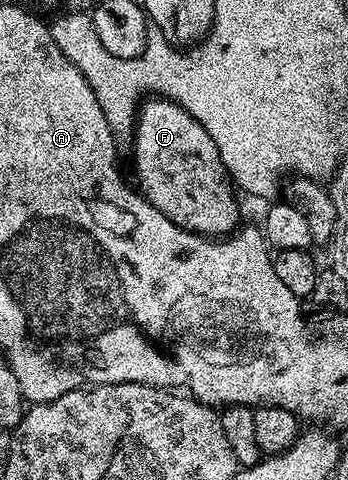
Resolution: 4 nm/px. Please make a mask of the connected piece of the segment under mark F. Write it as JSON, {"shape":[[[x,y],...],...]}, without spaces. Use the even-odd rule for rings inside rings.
{"shape":[[[146,98],[137,112],[137,121],[131,132],[132,139],[133,171],[141,178],[140,194],[151,205],[155,205],[163,217],[186,231],[194,231],[206,237],[225,237],[238,230],[237,199],[233,196],[235,184],[223,165],[223,157],[219,157],[219,149],[215,149],[215,141],[211,141],[207,129],[203,129],[203,125],[199,125],[191,113],[170,99]]]}

